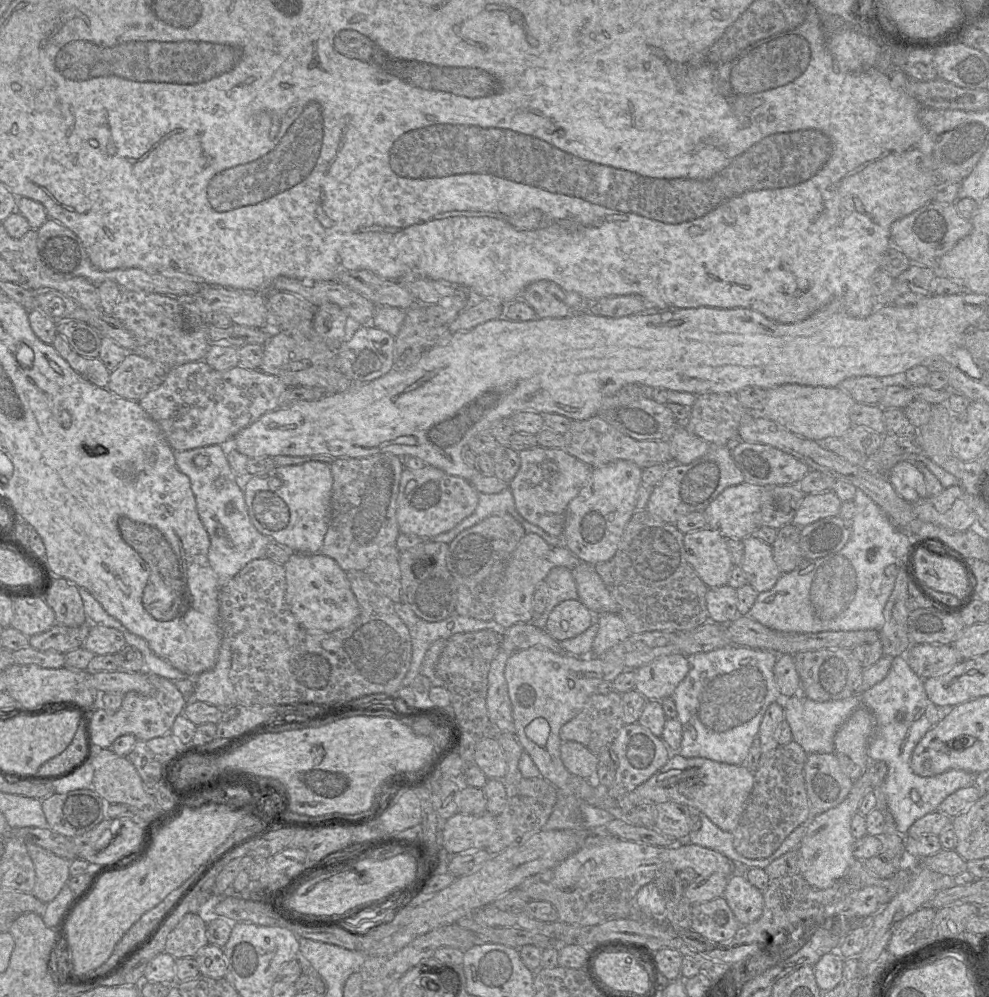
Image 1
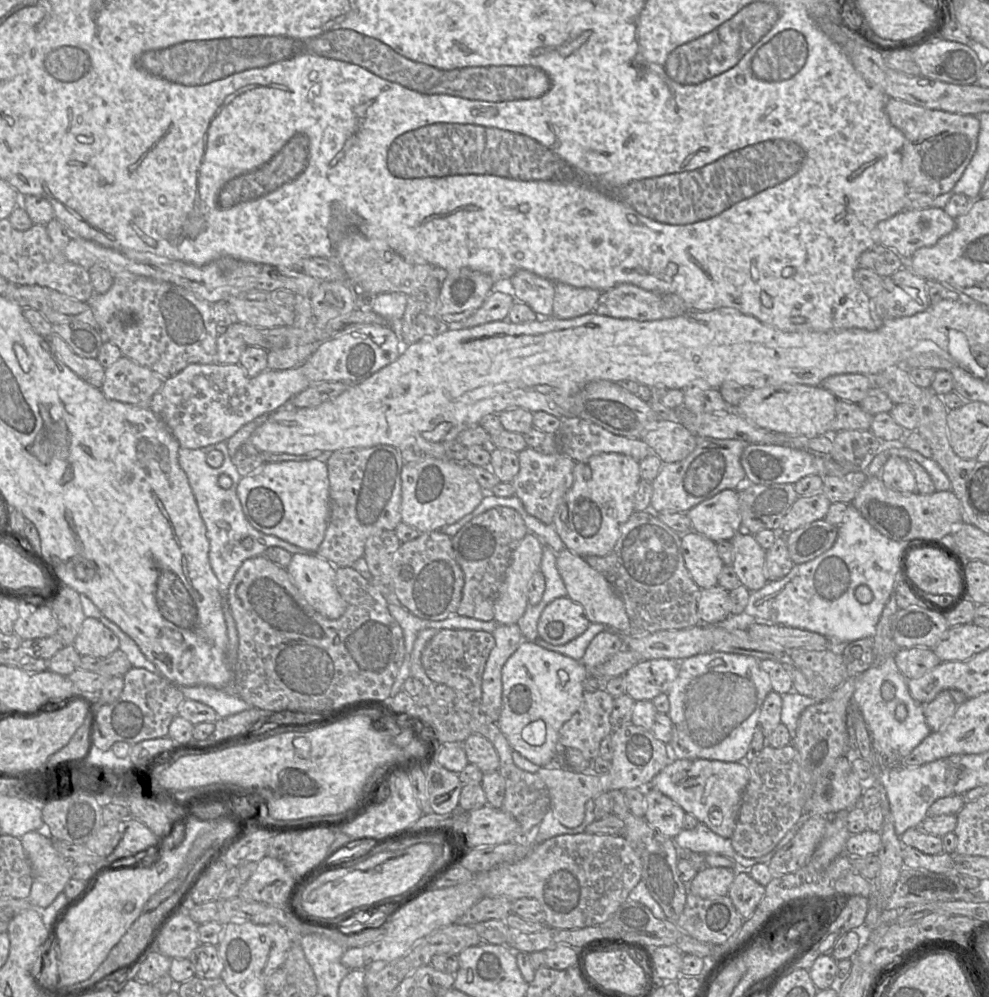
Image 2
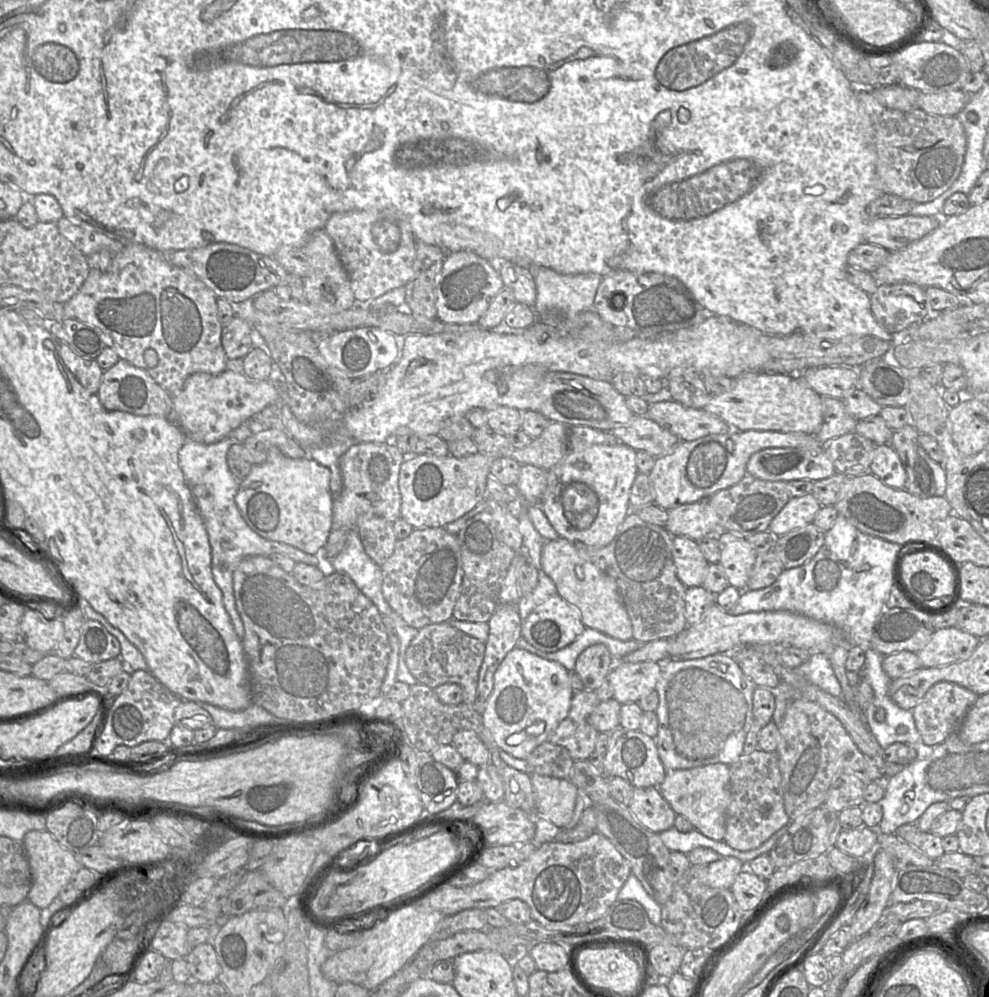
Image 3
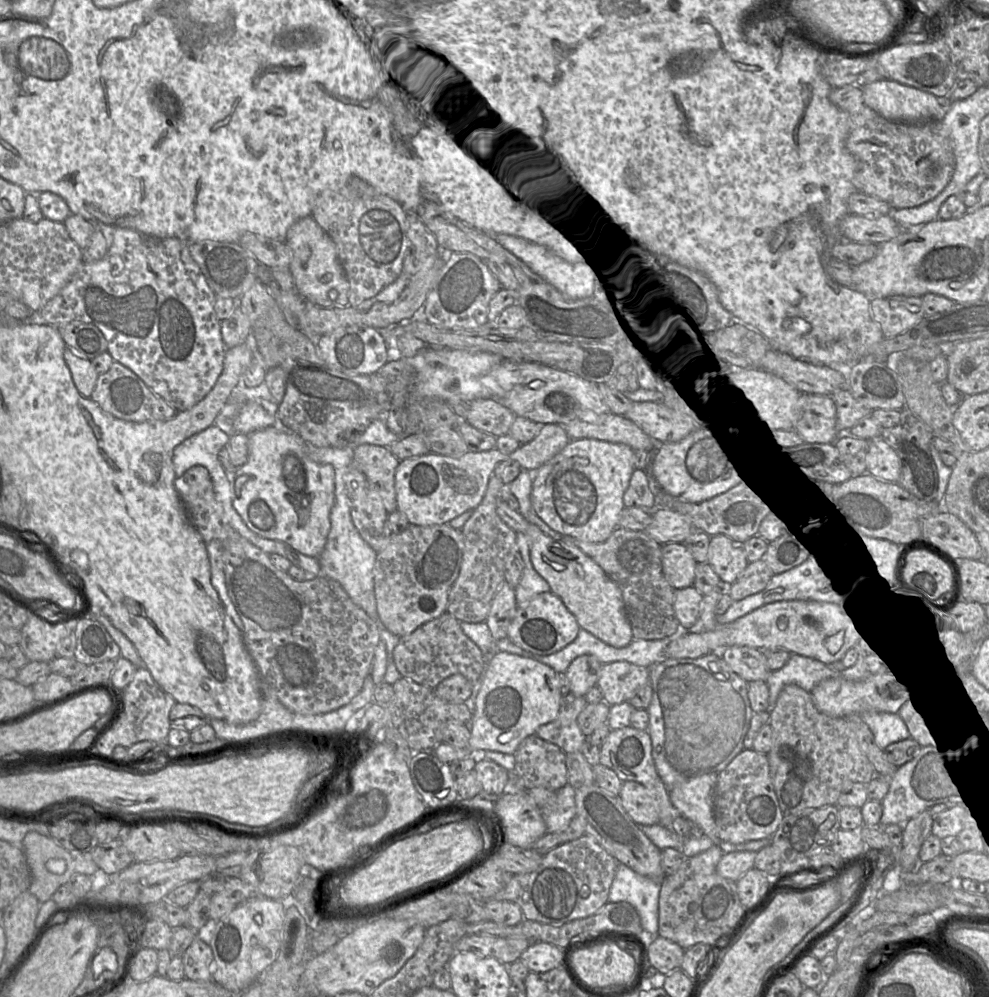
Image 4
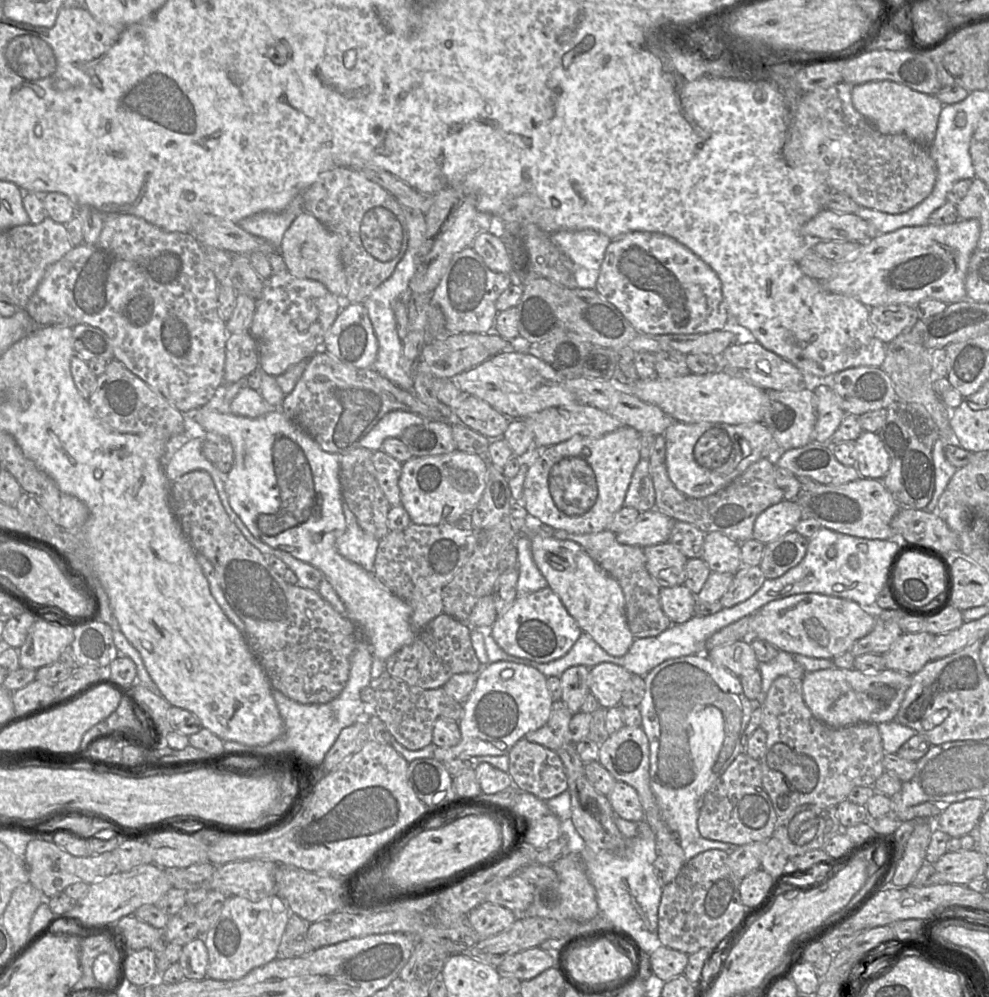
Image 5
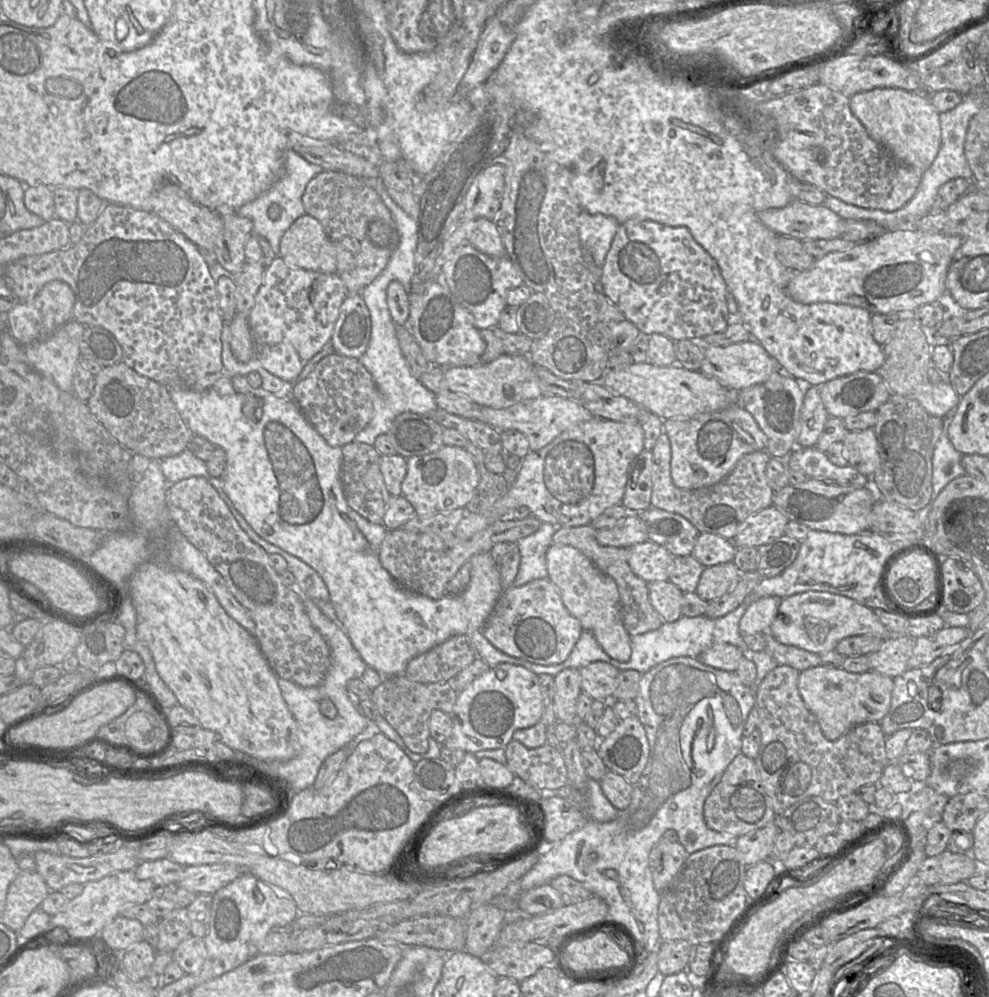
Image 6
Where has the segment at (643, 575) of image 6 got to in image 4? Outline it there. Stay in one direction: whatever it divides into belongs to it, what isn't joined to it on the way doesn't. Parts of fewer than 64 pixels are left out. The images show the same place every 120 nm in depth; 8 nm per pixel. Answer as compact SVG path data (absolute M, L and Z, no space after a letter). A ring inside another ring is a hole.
M684 543L662 545L662 571L674 589L694 584L696 560Z

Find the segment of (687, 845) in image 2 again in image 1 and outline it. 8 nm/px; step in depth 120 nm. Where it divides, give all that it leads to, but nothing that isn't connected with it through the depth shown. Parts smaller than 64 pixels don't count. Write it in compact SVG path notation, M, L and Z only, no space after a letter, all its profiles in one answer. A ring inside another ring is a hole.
M689 808L691 814L697 814L701 819L701 827L696 832L690 832L685 839L685 843L696 844L712 850L715 850L730 860L737 866L746 868L762 868L765 869L773 862L772 858L750 859L739 854L733 845L733 834L728 831L720 831L715 828L716 825L700 810Z

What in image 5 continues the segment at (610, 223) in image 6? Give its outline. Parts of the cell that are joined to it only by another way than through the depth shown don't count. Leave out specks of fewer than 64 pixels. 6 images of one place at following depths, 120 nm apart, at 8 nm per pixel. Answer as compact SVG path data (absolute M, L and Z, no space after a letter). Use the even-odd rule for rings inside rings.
M585 229L559 231L551 234L551 240L571 260L577 287L595 289L611 239L595 230Z

